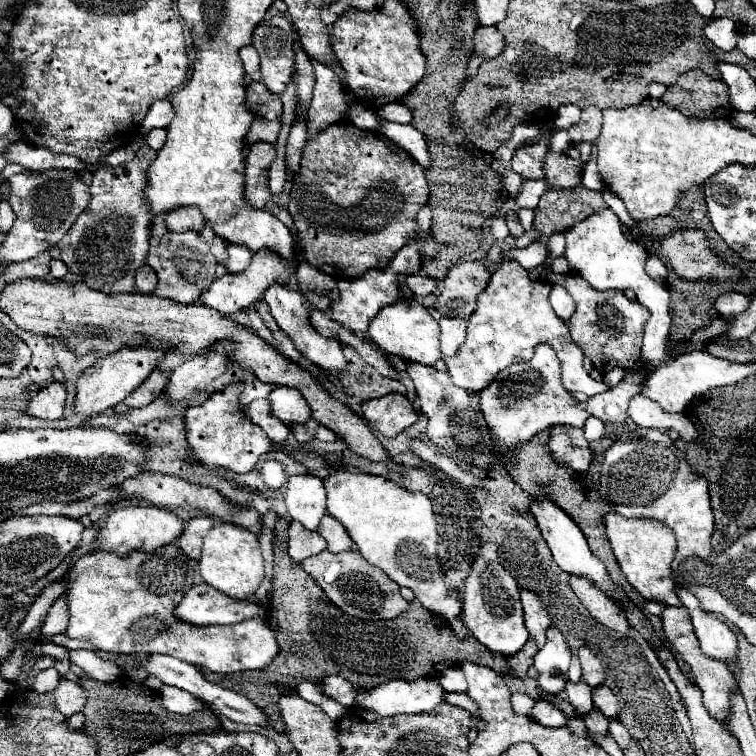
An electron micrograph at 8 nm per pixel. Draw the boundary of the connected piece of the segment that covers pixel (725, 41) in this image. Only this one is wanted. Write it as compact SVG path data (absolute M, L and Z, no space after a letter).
M729 18L708 22L705 34L721 50L733 50L737 46L737 28L735 23Z

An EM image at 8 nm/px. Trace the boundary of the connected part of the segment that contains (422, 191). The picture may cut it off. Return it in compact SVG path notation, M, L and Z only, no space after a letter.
M337 122L327 126L325 130L321 130L315 138L307 140L305 148L303 148L303 158L301 158L301 170L299 176L293 178L293 188L291 188L291 202L289 202L289 212L295 220L295 226L299 230L301 236L301 246L305 250L305 256L309 260L311 266L315 266L317 270L329 274L335 280L341 278L357 278L361 276L365 270L377 268L379 266L379 258L385 256L387 260L395 256L395 252L407 242L411 240L411 236L417 230L417 212L427 204L427 196L429 196L429 186L427 186L427 178L423 174L423 168L403 150L399 148L395 142L391 142L389 138L383 138L379 132L369 132L369 130L359 130L355 124L351 122Z

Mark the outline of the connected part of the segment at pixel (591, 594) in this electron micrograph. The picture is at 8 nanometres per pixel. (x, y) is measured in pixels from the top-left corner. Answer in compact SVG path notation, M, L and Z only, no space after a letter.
M571 576L569 580L573 592L577 594L577 598L581 600L581 604L589 610L589 614L601 622L603 626L607 626L609 630L621 632L621 634L629 634L629 622L625 618L625 614L587 578L583 576Z

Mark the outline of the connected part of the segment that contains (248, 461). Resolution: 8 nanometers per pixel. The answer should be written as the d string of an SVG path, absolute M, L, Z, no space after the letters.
M227 386L213 396L209 396L201 406L189 408L185 414L185 428L187 428L187 444L191 450L189 464L201 464L207 470L219 470L227 468L239 474L245 474L255 468L257 458L265 452L277 450L273 442L265 436L265 432L249 422L239 406L239 394L243 386Z

